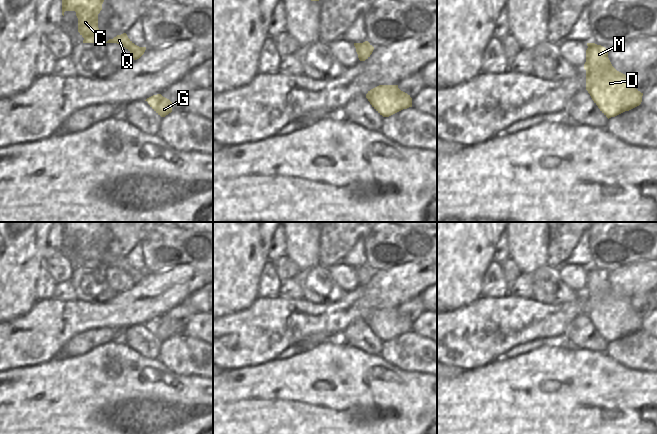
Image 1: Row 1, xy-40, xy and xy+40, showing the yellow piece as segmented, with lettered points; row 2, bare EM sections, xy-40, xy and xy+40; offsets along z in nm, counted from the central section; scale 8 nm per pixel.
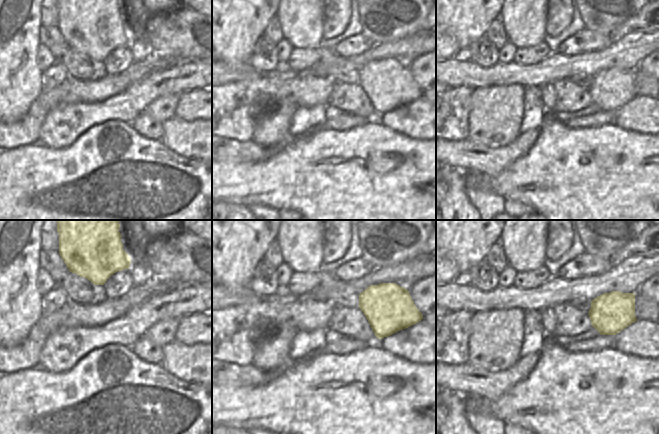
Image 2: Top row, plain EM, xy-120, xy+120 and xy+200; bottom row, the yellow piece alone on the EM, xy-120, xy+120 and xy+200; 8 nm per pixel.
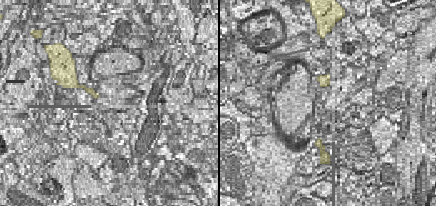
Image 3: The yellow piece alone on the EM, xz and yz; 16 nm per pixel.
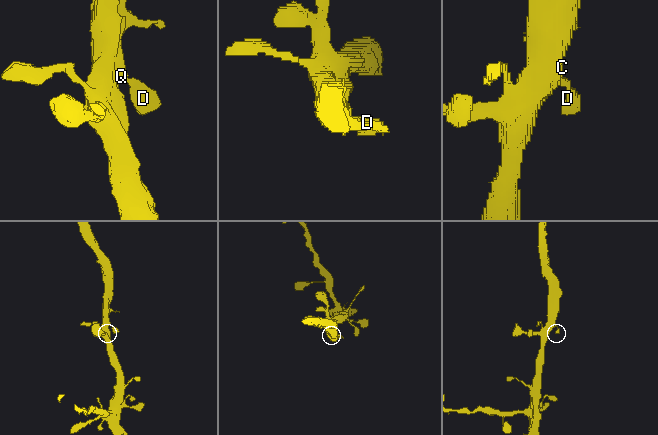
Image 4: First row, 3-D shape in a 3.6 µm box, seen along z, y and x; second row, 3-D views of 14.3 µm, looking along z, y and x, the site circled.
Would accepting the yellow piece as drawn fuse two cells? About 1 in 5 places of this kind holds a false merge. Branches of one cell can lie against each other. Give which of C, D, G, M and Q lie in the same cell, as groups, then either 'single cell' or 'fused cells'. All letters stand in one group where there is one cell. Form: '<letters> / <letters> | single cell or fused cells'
C D G M Q | single cell

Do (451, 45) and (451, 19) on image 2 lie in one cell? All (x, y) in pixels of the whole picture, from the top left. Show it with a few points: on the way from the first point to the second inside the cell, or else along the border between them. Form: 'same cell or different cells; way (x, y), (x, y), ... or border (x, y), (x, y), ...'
different cells; border (446, 28), (454, 36), (458, 48), (464, 51)

